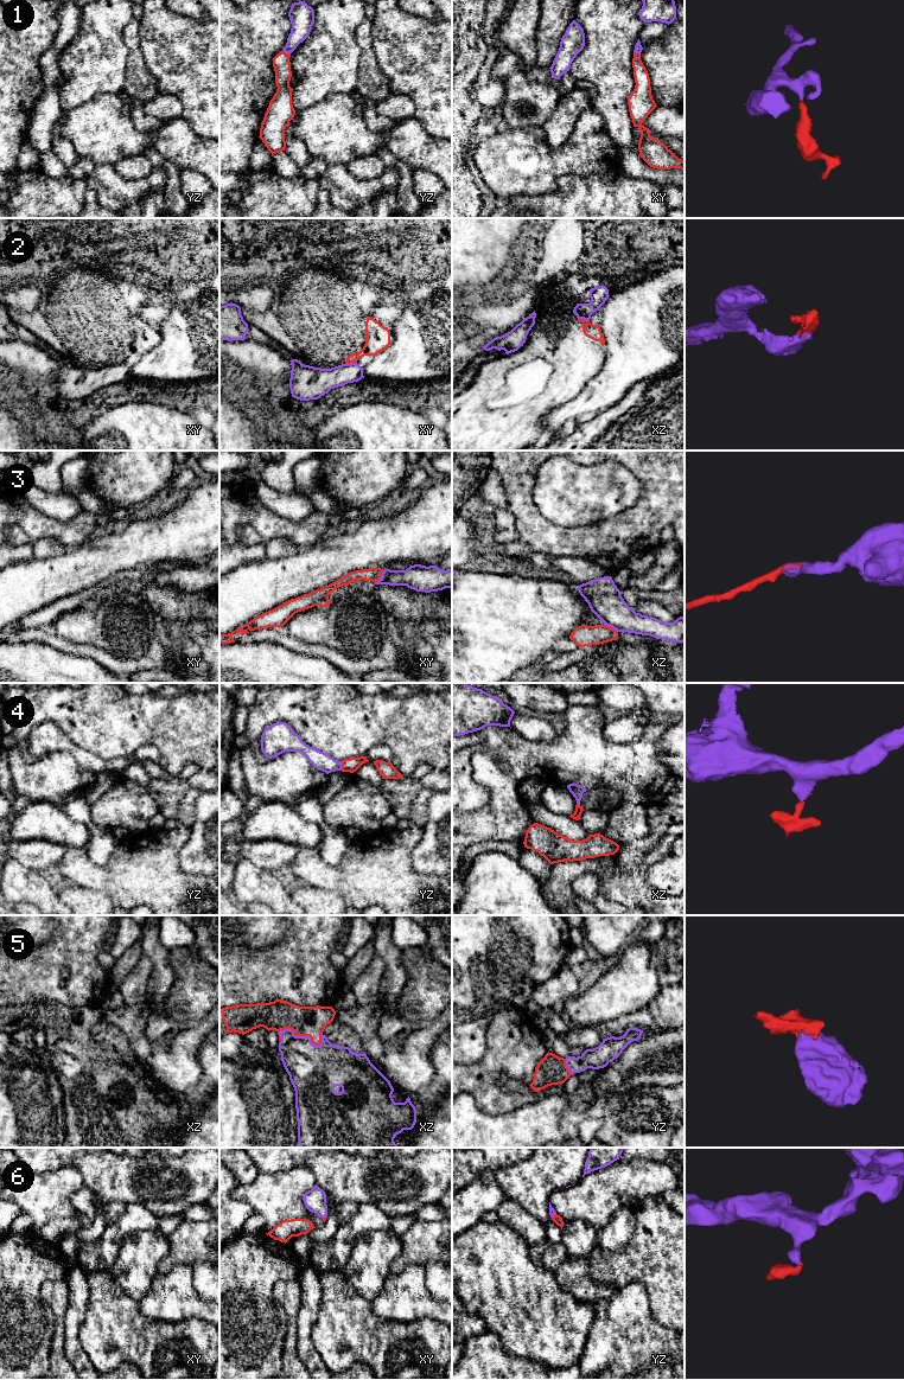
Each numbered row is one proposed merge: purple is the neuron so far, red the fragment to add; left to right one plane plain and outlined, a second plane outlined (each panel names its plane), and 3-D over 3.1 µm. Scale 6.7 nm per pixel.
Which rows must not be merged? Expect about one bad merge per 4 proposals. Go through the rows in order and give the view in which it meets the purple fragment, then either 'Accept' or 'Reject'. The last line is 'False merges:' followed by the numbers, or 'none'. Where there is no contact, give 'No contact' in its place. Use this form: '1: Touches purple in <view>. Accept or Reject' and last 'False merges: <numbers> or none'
1: Touches purple in yz. Accept
2: Touches purple in xy. Reject
3: Touches purple in xz. Reject
4: Touches purple in yz. Accept
5: Touches purple in xz. Accept
6: Touches purple in yz. Accept
False merges: 2, 3

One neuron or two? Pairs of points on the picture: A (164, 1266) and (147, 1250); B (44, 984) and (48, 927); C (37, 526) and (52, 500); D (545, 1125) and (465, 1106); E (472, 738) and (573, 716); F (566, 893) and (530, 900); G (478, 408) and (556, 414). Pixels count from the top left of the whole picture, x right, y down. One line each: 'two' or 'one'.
A: two
B: two
C: two
D: one
E: one
F: two
G: two

